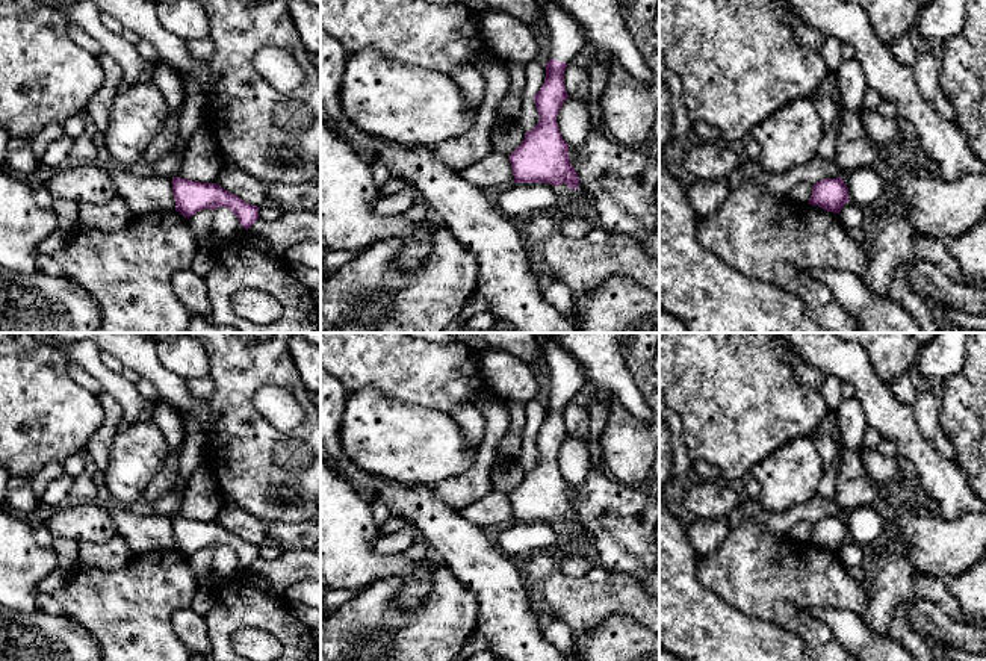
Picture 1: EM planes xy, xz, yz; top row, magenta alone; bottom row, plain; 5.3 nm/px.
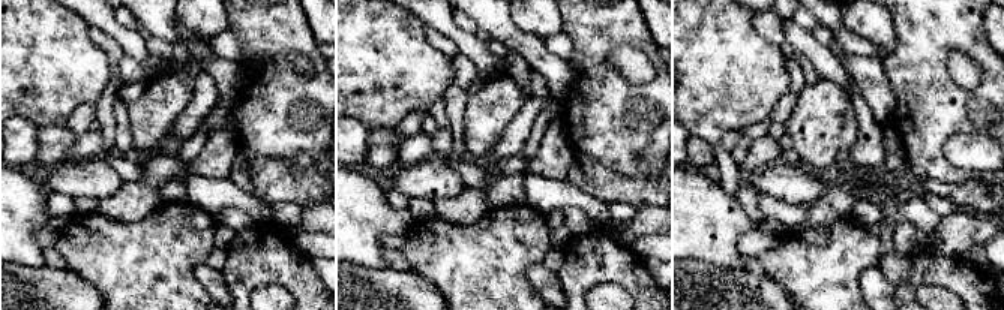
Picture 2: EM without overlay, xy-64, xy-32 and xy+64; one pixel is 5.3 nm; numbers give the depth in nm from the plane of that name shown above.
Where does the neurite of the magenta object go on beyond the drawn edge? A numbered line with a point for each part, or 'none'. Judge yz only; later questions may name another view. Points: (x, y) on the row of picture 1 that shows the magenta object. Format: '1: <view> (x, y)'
none

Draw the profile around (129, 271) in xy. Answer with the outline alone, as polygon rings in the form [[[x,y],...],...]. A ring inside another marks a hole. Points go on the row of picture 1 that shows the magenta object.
[[[171,210],[132,218],[126,225],[113,231],[103,231],[94,227],[79,225],[74,231],[71,231],[71,239],[67,247],[51,257],[64,268],[65,277],[80,284],[95,299],[97,306],[100,307],[100,328],[97,333],[186,333],[192,315],[175,293],[172,287],[172,275],[181,269],[191,268],[198,250],[200,247],[197,244],[197,237],[189,228],[188,218],[177,210]]]

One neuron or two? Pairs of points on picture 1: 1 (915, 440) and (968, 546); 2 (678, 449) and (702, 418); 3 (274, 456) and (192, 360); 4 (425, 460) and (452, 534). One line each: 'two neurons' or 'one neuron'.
1: two neurons
2: two neurons
3: two neurons
4: two neurons

